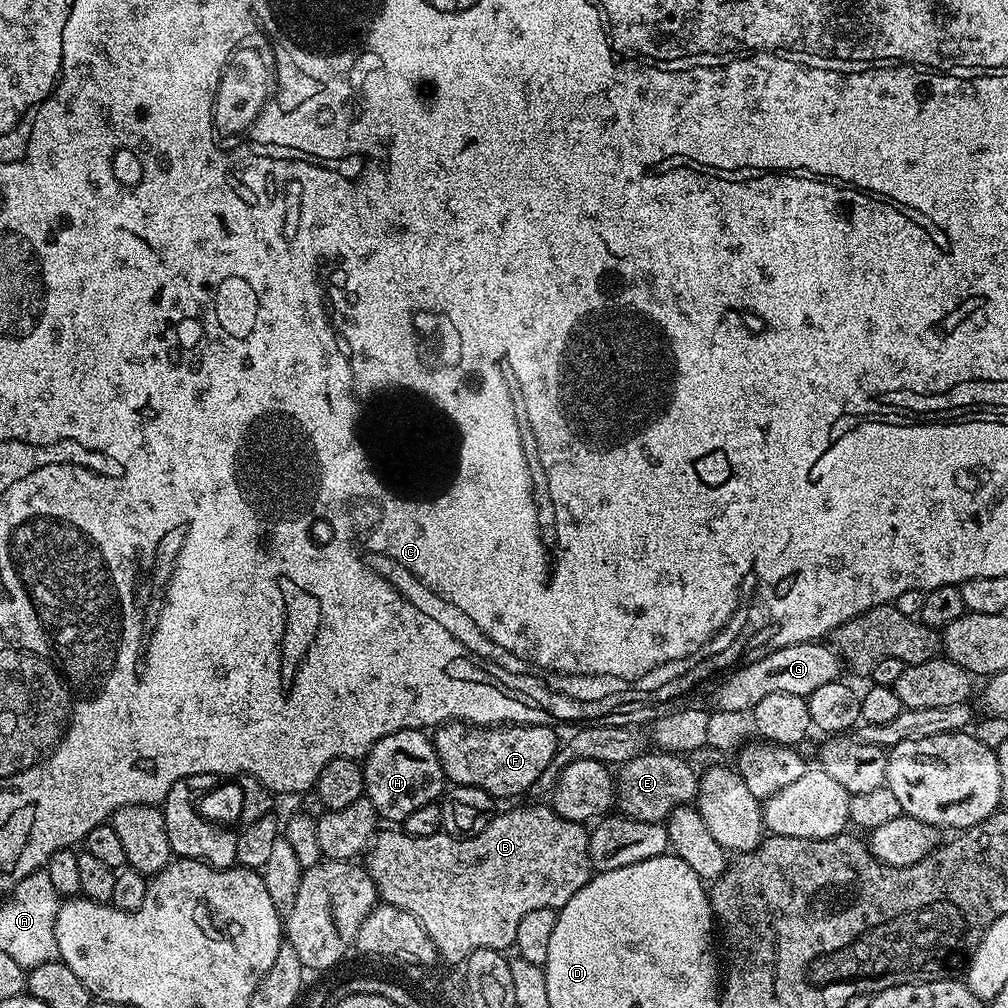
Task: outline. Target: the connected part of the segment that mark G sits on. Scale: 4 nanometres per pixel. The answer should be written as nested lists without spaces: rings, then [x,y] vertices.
[[[824,642],[772,648],[765,656],[760,656],[749,664],[743,664],[741,663],[739,667],[725,675],[722,690],[714,703],[715,707],[725,714],[747,713],[769,694],[798,694],[806,698],[814,694],[814,690],[826,686],[826,682],[834,682],[842,676],[840,673],[842,661],[839,652],[835,647]]]

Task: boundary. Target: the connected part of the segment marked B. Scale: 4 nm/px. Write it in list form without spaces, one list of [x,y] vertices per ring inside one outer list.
[[[544,806],[544,808],[512,808],[509,812],[497,811],[496,815],[492,817],[492,821],[486,826],[486,830],[482,830],[482,834],[474,834],[470,838],[462,838],[461,840],[457,836],[447,836],[443,830],[430,838],[414,838],[402,830],[381,831],[366,853],[366,859],[368,859],[366,867],[376,887],[377,897],[383,903],[398,906],[398,910],[406,910],[406,914],[414,914],[414,918],[418,918],[418,922],[422,922],[422,930],[426,930],[426,934],[430,934],[439,959],[441,961],[449,960],[450,963],[458,963],[457,965],[459,965],[461,962],[467,961],[468,956],[474,954],[474,950],[482,950],[483,948],[511,949],[516,943],[518,926],[522,923],[522,918],[526,918],[526,914],[530,914],[530,910],[542,910],[543,908],[558,910],[562,906],[566,906],[566,902],[570,902],[570,898],[574,898],[574,894],[578,894],[578,890],[582,890],[582,886],[586,886],[586,882],[594,875],[594,869],[590,862],[588,833],[589,829],[584,824],[562,818],[548,806]]]

